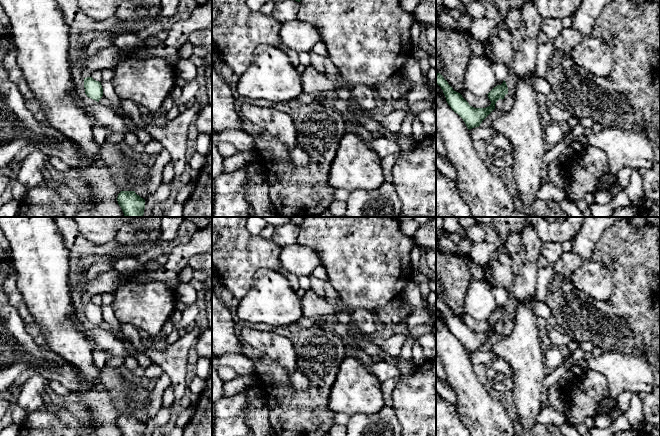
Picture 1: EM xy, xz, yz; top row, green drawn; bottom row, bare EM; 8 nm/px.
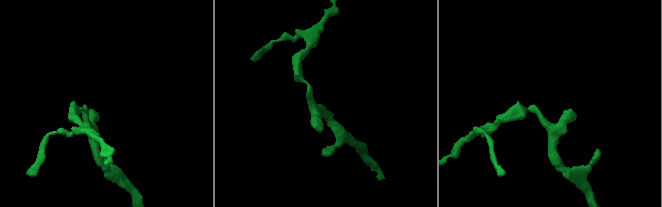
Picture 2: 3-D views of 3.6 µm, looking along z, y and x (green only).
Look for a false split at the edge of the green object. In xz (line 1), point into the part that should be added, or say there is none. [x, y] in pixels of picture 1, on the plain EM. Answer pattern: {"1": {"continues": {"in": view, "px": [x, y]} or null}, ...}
{"1": {"continues": null}}

